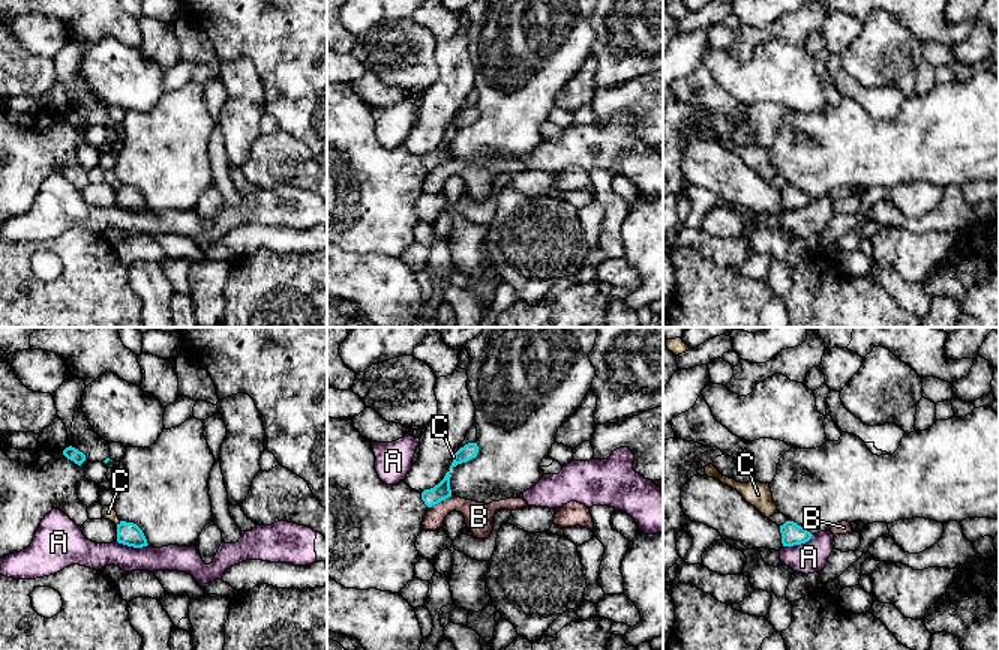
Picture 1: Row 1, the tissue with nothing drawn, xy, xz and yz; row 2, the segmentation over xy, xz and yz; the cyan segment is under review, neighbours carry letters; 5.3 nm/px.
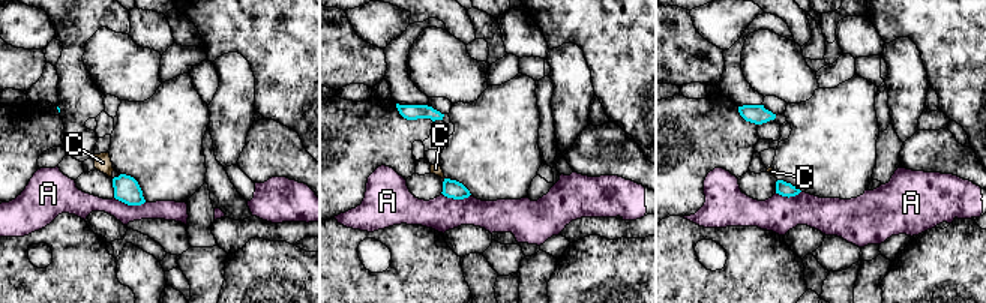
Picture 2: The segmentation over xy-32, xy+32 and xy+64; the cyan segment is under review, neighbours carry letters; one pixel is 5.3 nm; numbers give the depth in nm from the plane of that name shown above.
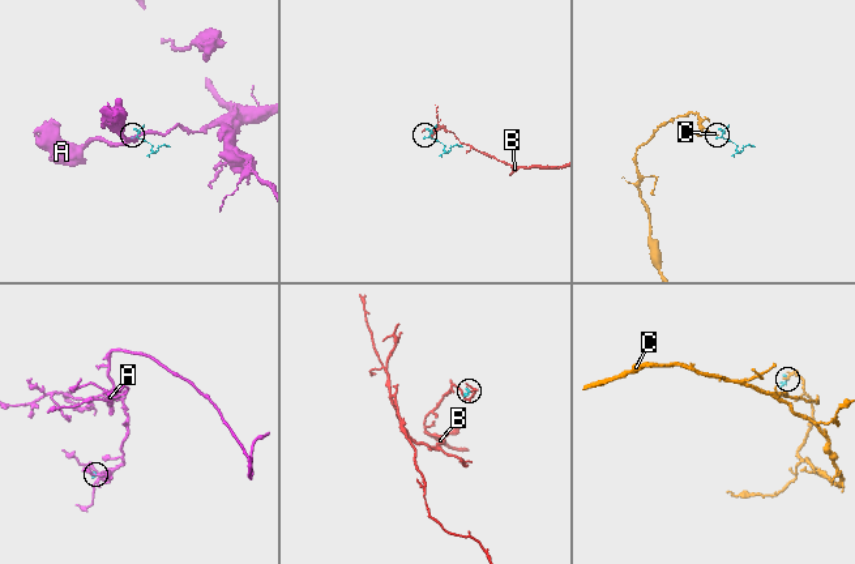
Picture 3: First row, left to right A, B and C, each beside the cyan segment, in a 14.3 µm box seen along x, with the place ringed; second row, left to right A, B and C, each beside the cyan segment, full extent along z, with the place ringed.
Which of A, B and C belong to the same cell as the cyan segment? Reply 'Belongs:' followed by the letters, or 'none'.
Belongs: none

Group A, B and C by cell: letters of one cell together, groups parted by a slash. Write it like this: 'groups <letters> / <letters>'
groups A / B / C

